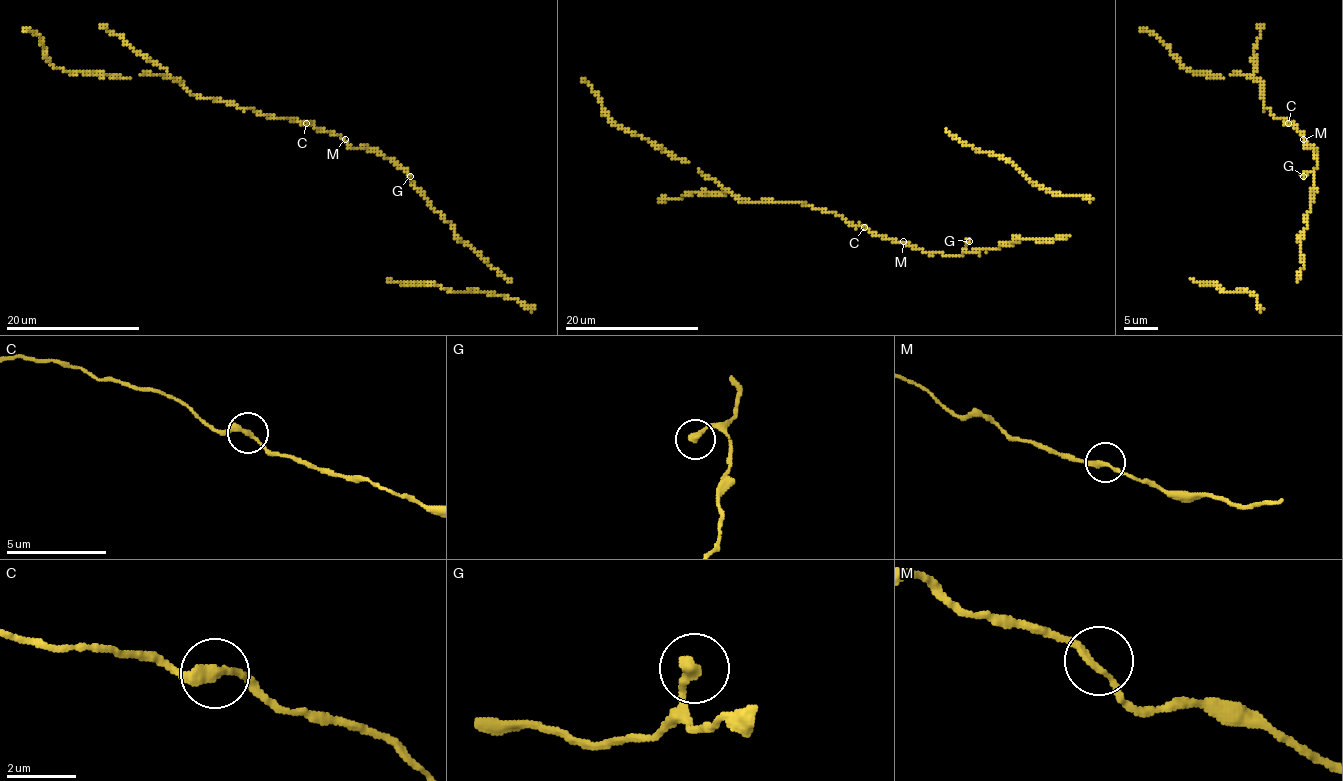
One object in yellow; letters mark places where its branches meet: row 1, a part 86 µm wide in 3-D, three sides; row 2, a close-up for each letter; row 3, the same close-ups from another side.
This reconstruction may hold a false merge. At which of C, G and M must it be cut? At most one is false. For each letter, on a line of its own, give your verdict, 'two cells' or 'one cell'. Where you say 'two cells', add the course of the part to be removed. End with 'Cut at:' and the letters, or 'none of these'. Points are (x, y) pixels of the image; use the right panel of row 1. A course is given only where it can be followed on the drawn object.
C: one cell
G: one cell
M: one cell
Cut at: none of these

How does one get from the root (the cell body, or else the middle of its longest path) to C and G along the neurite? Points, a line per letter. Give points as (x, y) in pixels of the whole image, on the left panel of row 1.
C: (343, 139), (306, 122)
G: (343, 139), (352, 147), (378, 151), (410, 176)

